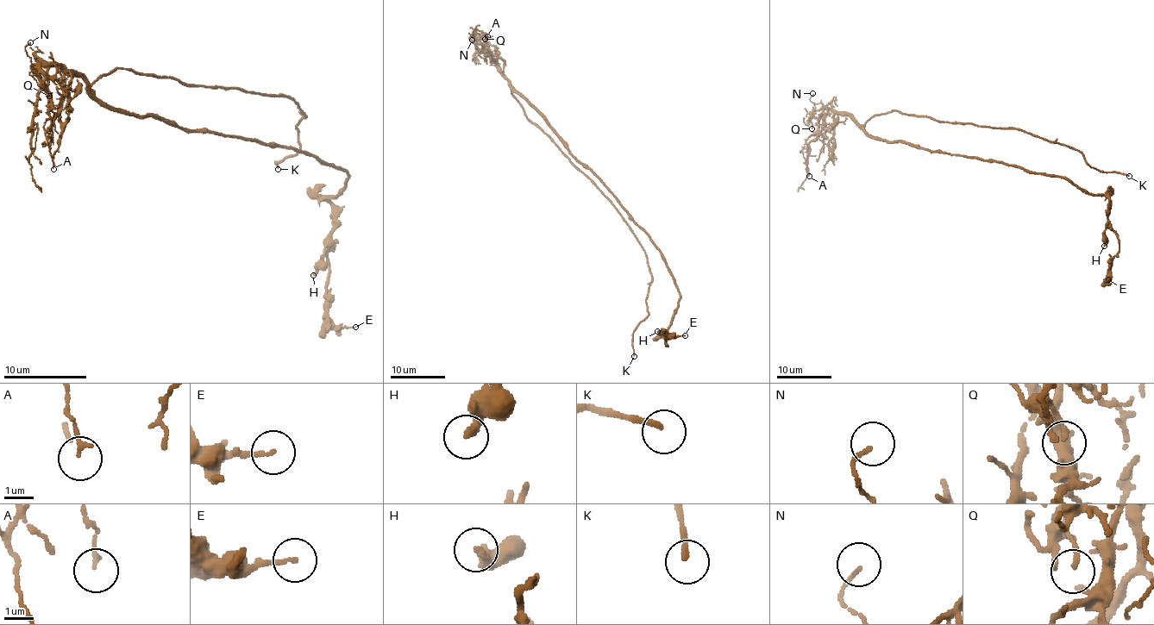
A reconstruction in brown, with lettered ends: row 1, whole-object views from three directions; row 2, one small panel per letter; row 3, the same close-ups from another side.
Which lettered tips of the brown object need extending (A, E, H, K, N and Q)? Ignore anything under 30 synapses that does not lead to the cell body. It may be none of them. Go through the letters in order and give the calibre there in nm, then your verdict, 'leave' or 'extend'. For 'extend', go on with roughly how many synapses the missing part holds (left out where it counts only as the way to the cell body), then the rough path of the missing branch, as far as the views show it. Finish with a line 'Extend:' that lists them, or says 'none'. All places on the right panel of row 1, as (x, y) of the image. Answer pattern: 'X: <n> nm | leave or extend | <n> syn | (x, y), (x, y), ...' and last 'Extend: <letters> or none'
A: 140 nm | leave
E: 130 nm | leave
H: 320 nm | leave
K: 180 nm | extend | (1129, 176), (1139, 195), (1153, 209)
N: 120 nm | leave
Q: 140 nm | leave
Extend: K

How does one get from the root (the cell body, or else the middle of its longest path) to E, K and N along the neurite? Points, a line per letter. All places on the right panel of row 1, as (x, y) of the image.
E: (887, 142), (1002, 161), (1103, 194), (1108, 225), (1119, 241), (1108, 279)
K: (887, 142), (873, 138), (864, 124), (875, 115), (900, 111), (1019, 128), (1077, 149), (1090, 166), (1129, 176)
N: (887, 142), (870, 138), (847, 115), (838, 115), (831, 109), (817, 109), (810, 100), (812, 93)

